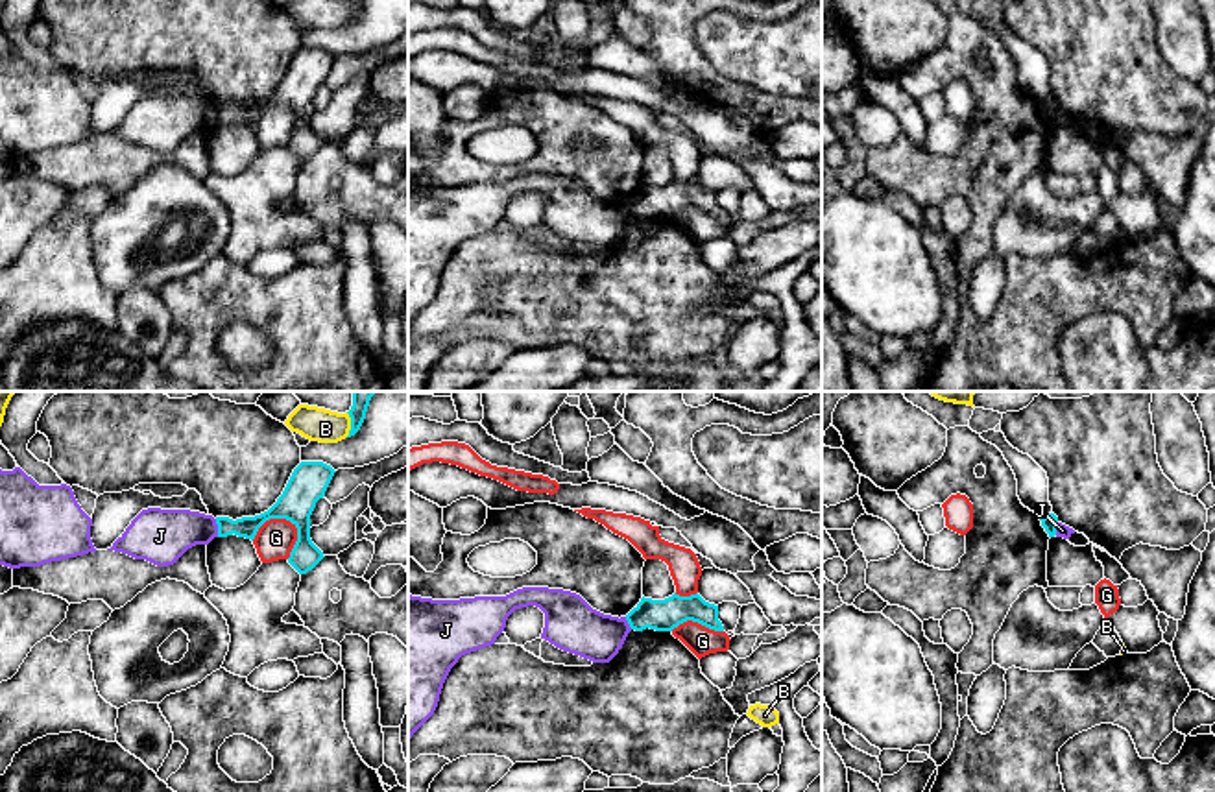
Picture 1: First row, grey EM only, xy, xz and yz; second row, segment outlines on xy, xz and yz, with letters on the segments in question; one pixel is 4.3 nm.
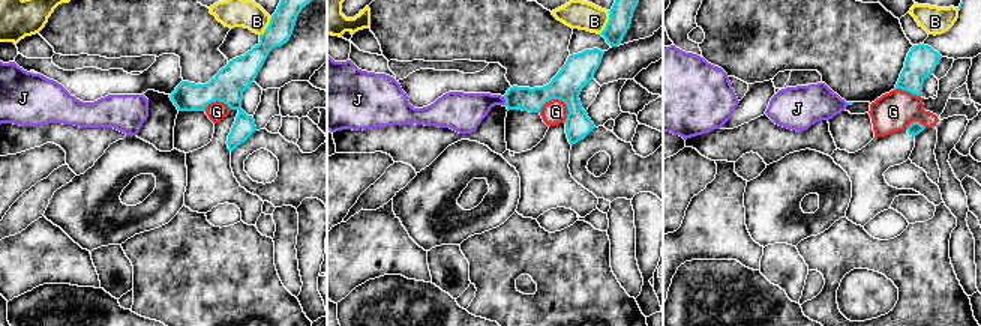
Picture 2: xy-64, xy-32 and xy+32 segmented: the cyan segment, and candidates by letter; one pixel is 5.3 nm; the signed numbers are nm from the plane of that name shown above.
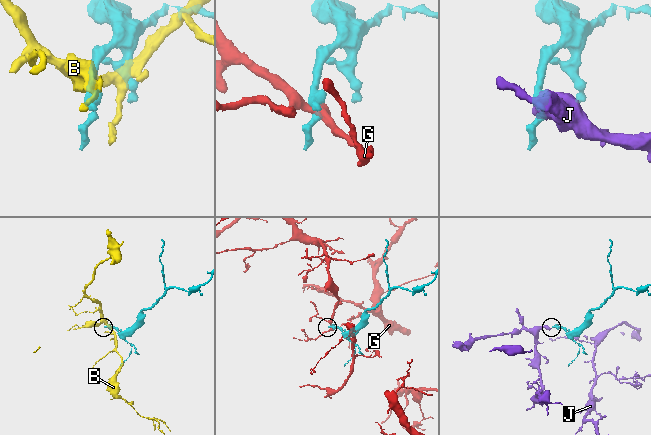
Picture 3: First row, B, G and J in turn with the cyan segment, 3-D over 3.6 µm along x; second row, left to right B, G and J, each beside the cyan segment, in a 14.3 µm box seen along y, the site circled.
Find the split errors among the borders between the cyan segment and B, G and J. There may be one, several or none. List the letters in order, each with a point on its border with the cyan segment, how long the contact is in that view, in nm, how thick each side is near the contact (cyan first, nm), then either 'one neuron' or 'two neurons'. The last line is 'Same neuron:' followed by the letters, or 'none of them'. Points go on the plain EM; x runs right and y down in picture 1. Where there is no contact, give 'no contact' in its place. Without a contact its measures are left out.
B: meets cyan in xy at (351, 12); contact 110 nm long; 60 nm thick on the cyan side, 130 nm on the other; two neurons
G: meets cyan in xy at (272, 104); contact 220 nm long; 160 nm thick on the cyan side, 170 nm on the other; two neurons
J: meets cyan in xy at (218, 115); contact 80 nm long; 90 nm thick on the cyan side, 240 nm on the other; two neurons
Same neuron: none of them

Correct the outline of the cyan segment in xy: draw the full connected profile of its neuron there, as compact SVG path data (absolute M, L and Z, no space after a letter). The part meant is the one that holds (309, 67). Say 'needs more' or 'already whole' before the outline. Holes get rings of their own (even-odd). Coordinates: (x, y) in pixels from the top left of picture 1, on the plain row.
already whole | M301 48L294 55L283 81L268 98L236 107L216 103L218 124L235 120L253 127L266 107L286 105L297 114L297 127L290 138L288 150L299 161L307 161L325 144L310 126L310 102L316 89L325 83L334 59L336 57L323 48Z

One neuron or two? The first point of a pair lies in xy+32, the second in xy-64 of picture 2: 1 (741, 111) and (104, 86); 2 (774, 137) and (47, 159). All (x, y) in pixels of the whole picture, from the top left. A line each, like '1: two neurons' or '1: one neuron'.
1: one neuron
2: two neurons

